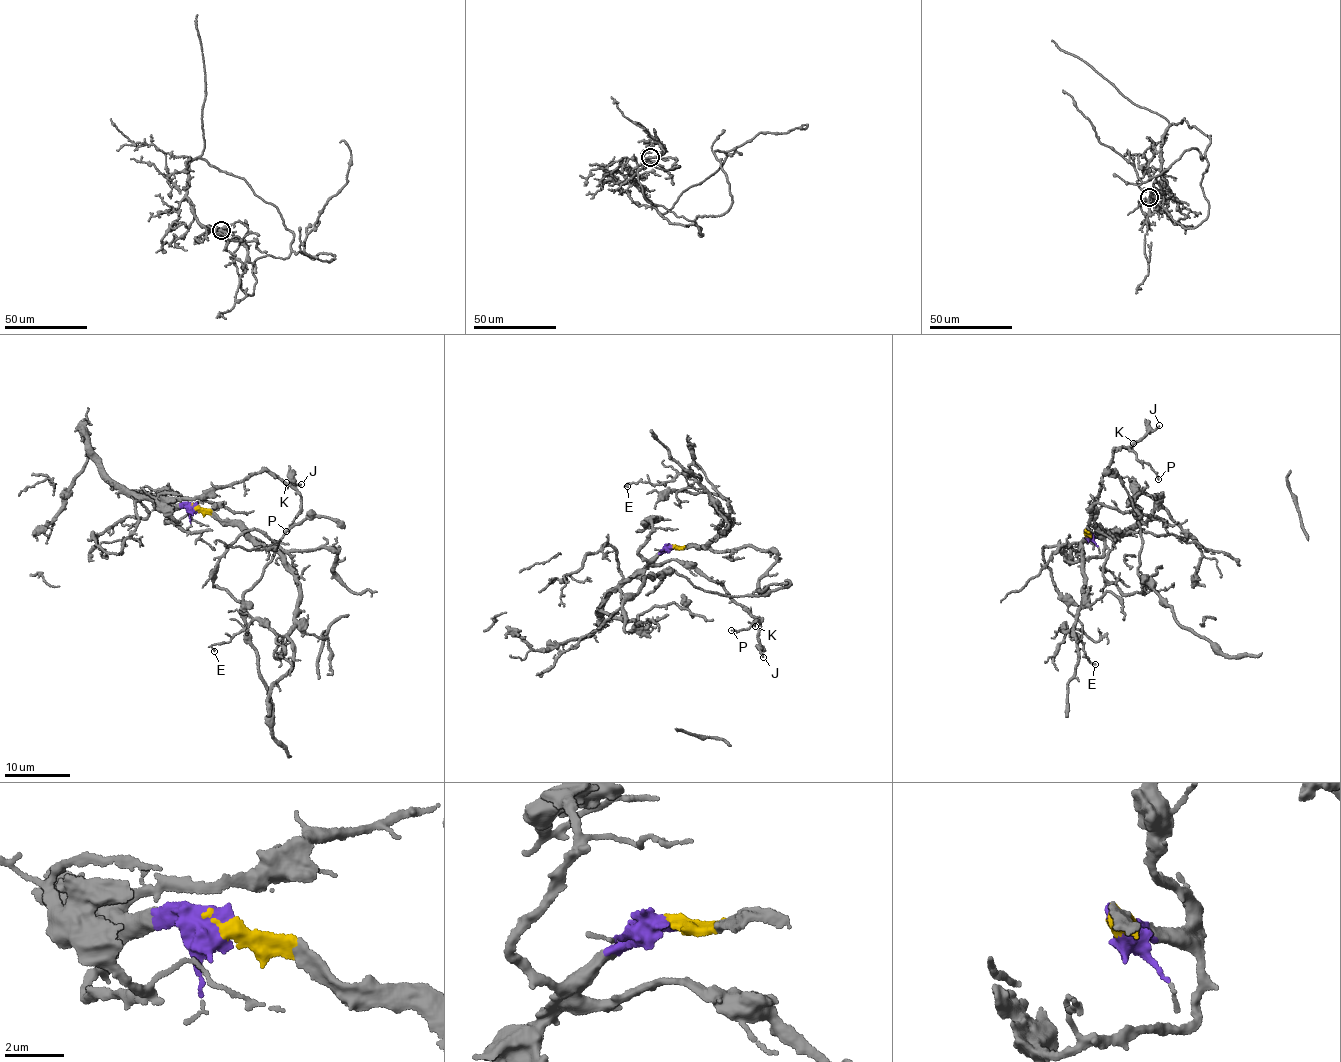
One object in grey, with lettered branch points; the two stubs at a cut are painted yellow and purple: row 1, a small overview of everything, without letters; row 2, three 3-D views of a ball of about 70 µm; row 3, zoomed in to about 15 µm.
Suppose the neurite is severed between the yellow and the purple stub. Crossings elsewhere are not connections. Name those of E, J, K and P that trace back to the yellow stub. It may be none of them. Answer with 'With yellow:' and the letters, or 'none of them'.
With yellow: E

